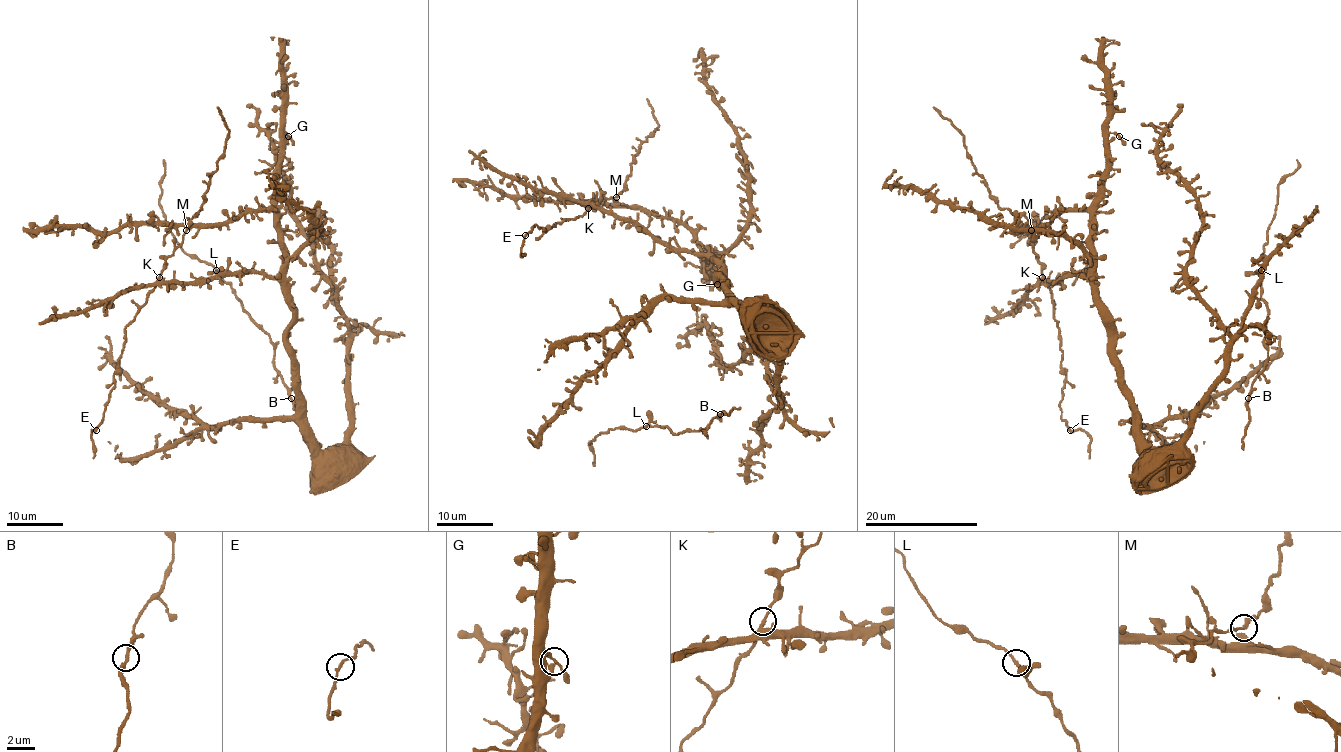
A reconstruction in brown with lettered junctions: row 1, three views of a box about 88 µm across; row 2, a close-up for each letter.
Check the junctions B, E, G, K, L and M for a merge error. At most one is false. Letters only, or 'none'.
none

